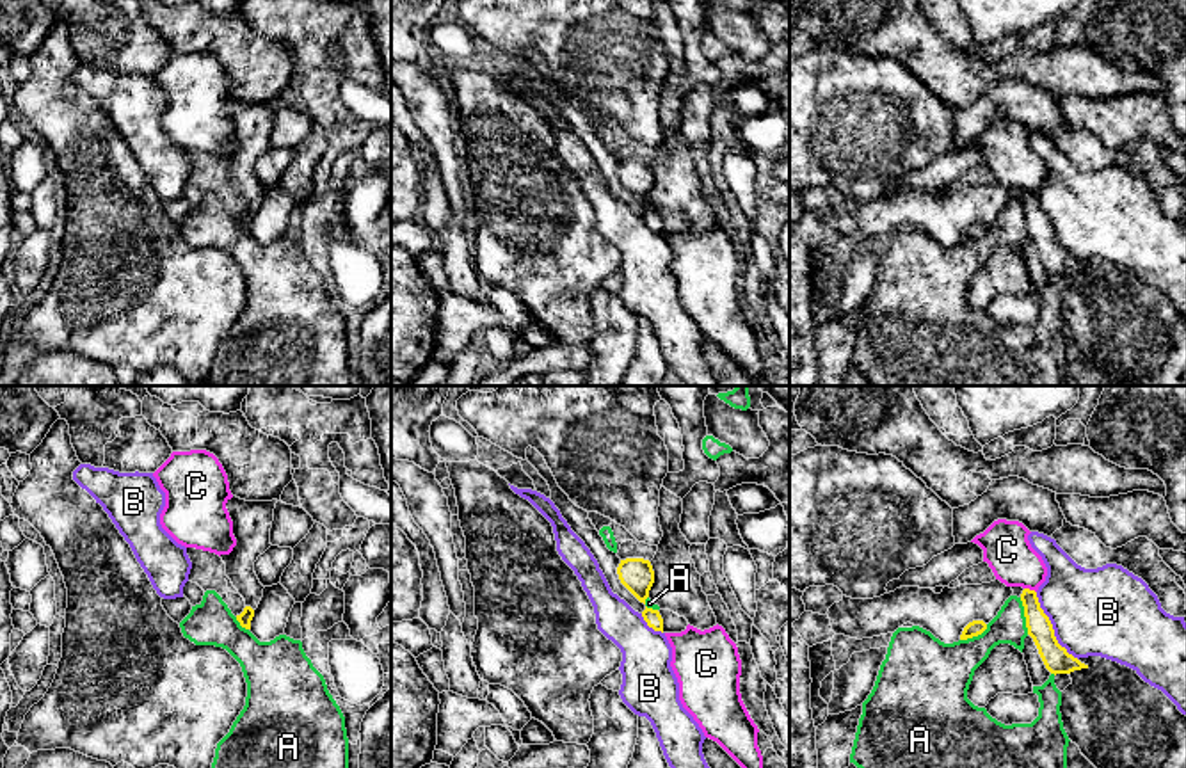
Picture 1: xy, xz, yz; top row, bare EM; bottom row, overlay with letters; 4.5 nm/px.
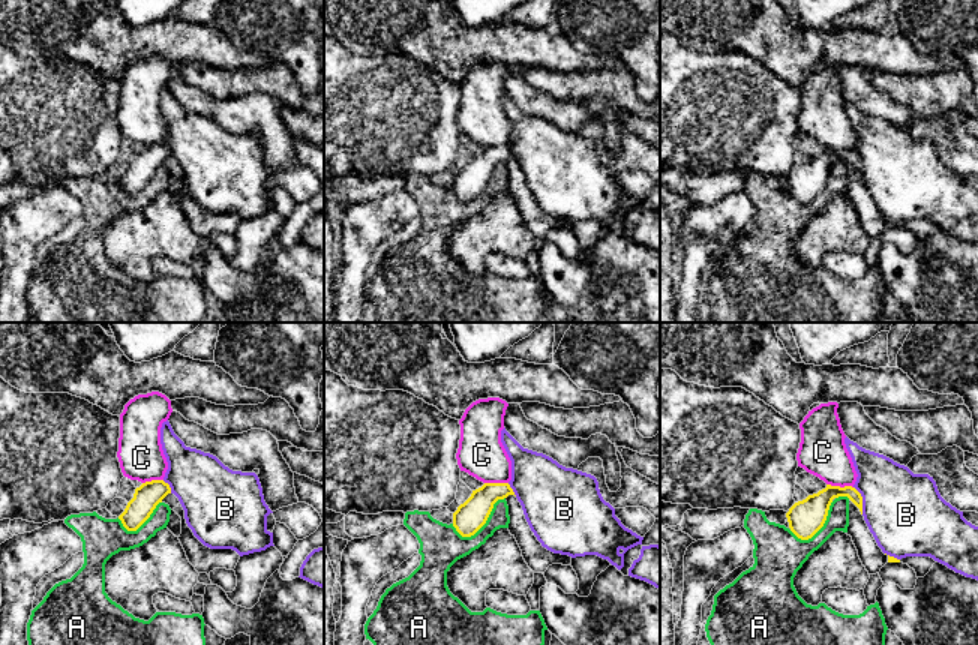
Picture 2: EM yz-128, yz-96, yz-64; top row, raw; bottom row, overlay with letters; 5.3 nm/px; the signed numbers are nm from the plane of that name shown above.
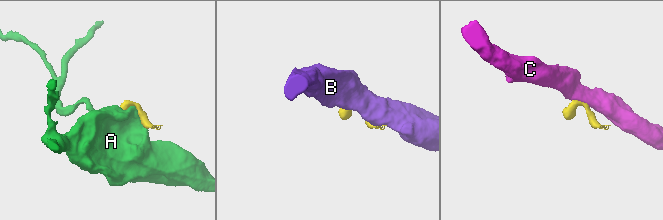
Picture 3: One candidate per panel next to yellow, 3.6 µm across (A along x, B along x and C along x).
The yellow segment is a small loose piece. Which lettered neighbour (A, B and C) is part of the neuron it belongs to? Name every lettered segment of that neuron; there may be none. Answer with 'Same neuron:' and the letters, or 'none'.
Same neuron: none

